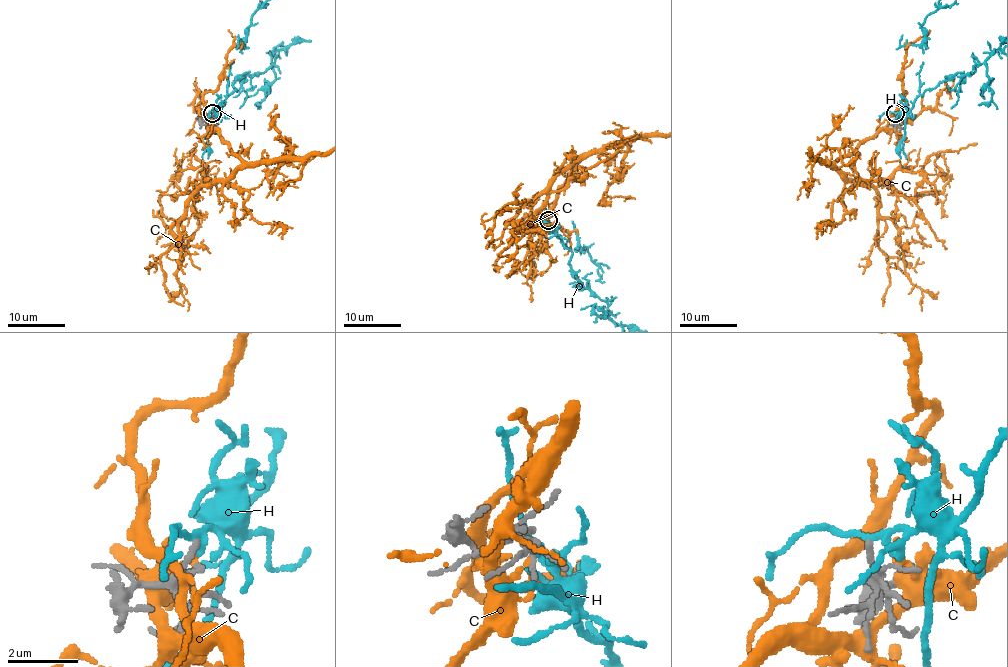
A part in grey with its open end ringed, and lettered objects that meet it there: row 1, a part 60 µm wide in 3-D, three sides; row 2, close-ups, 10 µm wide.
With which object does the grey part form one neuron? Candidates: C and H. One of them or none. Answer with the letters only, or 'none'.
none

